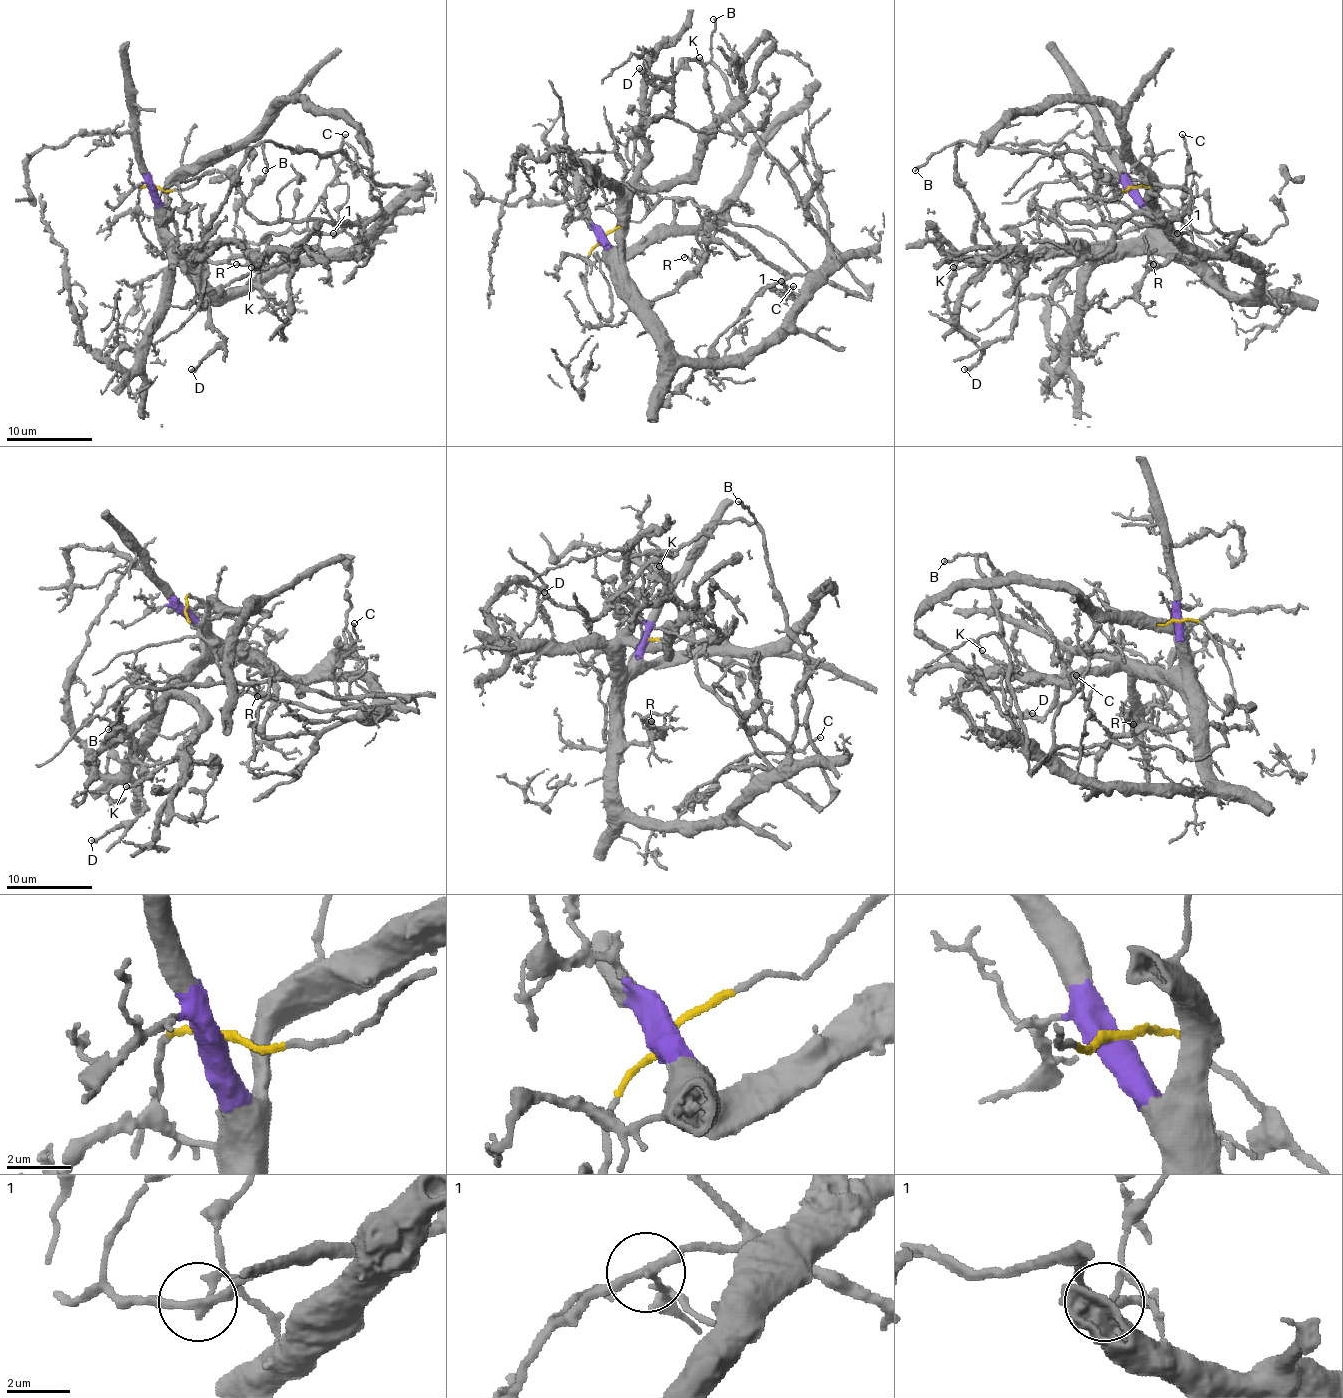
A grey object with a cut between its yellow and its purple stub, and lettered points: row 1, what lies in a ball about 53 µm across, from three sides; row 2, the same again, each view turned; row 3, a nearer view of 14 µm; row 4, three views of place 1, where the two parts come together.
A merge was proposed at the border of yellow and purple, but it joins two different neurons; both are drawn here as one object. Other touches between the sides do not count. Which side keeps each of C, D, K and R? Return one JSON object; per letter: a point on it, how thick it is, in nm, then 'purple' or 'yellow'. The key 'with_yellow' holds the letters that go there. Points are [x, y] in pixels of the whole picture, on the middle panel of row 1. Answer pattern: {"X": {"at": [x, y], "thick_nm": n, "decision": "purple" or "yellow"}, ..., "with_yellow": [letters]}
{"C": {"at": [793, 286], "thick_nm": 160, "decision": "yellow"}, "D": {"at": [639, 68], "thick_nm": 380, "decision": "purple"}, "K": {"at": [699, 57], "thick_nm": 180, "decision": "purple"}, "R": {"at": [684, 257], "thick_nm": 130, "decision": "purple"}, "with_yellow": ["C"]}

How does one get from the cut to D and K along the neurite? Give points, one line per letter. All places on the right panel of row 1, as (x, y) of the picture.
D: (1134, 188), (1147, 229), (1136, 239), (1108, 246), (1058, 246), (1035, 252), (1022, 265), (1018, 321), (964, 369)
K: (1134, 188), (1147, 229), (1136, 239), (1074, 244), (1063, 252), (1002, 252), (977, 265), (953, 267)

